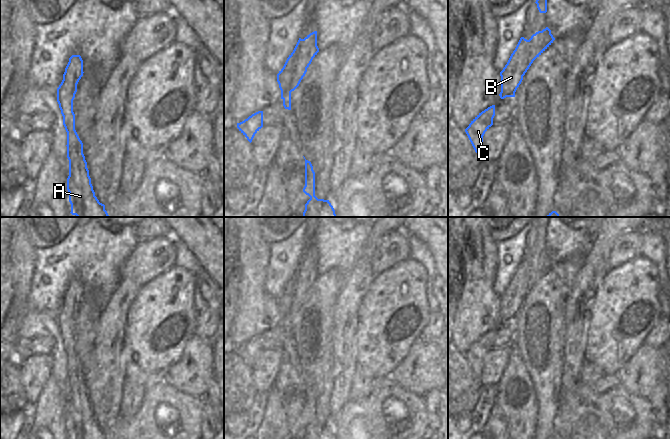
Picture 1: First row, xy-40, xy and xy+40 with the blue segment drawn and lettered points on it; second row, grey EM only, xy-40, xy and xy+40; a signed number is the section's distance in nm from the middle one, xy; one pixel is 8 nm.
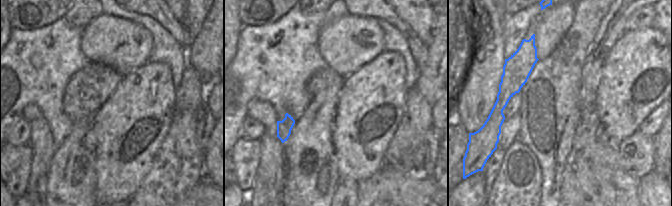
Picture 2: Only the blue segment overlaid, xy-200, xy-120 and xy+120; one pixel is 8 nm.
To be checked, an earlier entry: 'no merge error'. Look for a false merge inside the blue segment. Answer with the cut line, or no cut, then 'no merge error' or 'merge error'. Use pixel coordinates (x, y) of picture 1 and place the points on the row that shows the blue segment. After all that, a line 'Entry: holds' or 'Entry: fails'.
xy (303, 39), (297, 48), (297, 63), (291, 85), (281, 98) | merge error
Entry: fails

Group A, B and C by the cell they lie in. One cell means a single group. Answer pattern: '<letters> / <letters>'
A / B C

